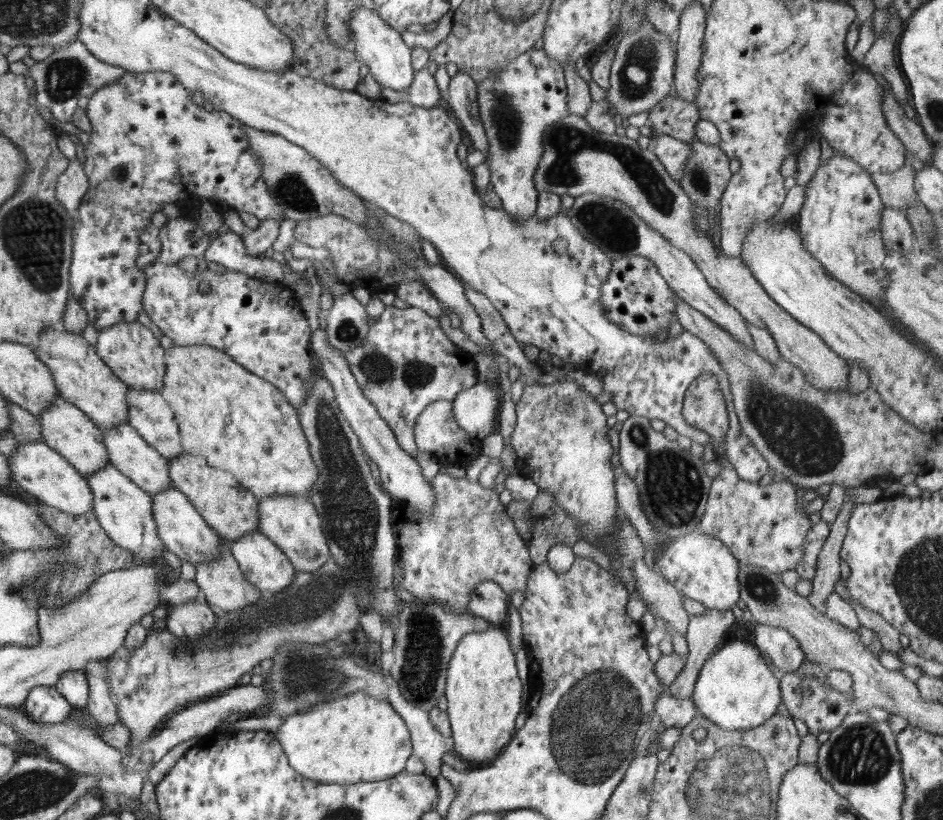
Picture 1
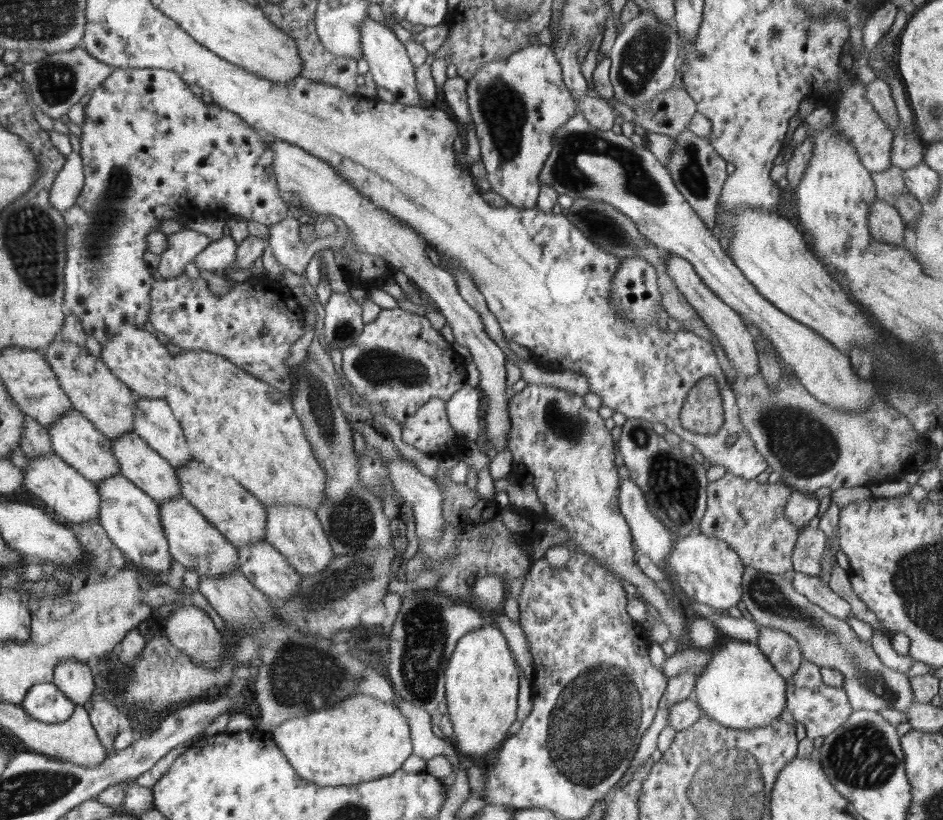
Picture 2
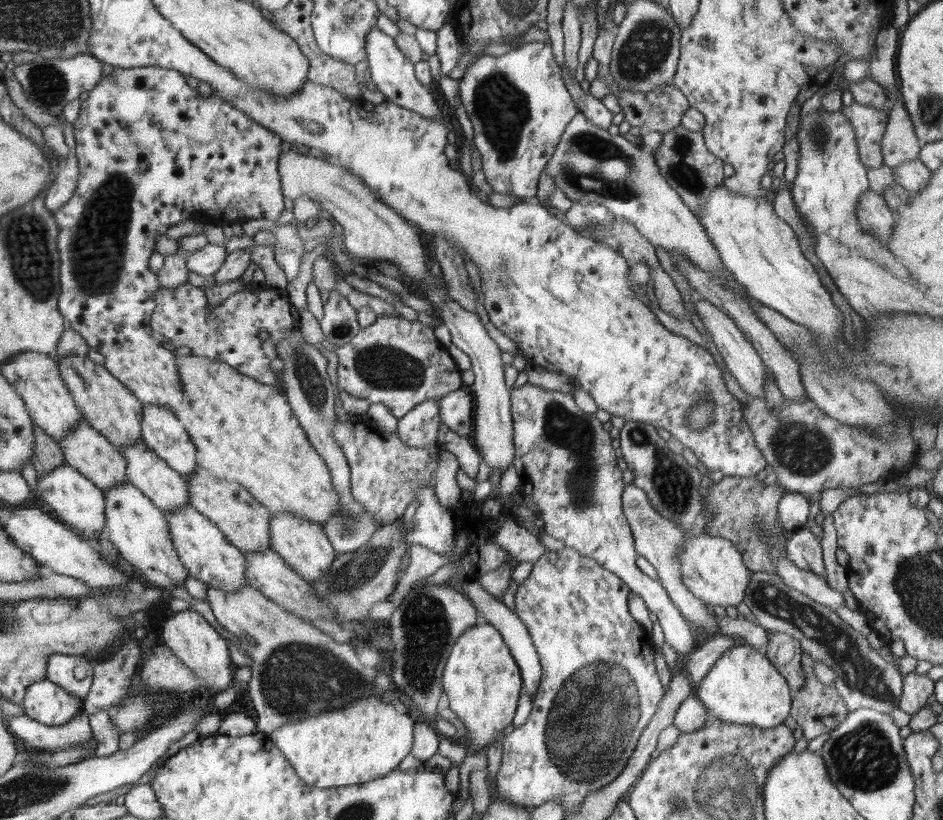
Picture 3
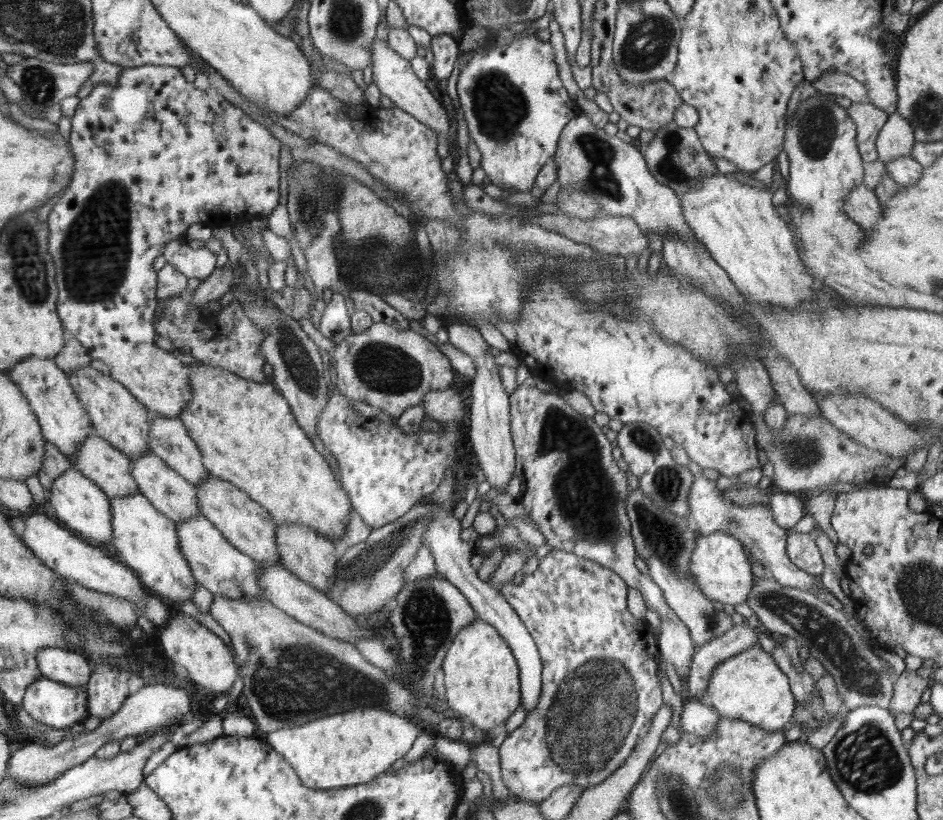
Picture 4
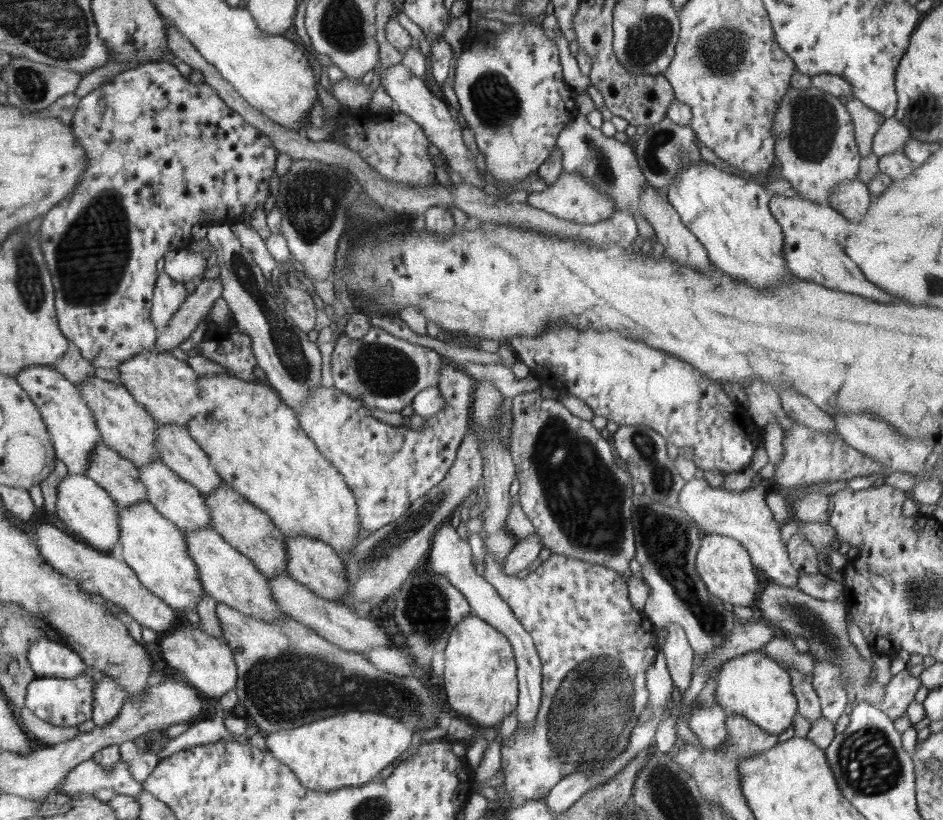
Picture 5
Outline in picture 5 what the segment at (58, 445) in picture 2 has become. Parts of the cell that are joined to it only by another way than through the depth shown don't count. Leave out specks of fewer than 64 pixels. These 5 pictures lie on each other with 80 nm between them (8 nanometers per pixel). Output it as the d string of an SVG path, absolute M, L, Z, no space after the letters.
M102 440L98 441L91 454L85 475L105 488L118 508L128 508L130 504L148 501L148 489L141 480L140 469Z

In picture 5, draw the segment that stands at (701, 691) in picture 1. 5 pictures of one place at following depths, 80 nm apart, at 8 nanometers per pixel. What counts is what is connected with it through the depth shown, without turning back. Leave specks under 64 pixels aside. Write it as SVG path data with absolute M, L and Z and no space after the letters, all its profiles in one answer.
M760 650L732 658L717 670L715 681L715 701L728 714L745 716L771 735L779 735L792 725L798 710L797 698L789 672L776 662L774 655Z

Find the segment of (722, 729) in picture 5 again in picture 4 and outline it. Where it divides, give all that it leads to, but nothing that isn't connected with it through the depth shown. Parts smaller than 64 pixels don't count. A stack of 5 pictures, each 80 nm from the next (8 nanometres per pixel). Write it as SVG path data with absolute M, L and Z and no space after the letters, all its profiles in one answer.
M699 698L684 699L683 710L680 714L680 726L686 733L711 737L720 719L722 716L716 712L716 709L705 706Z

